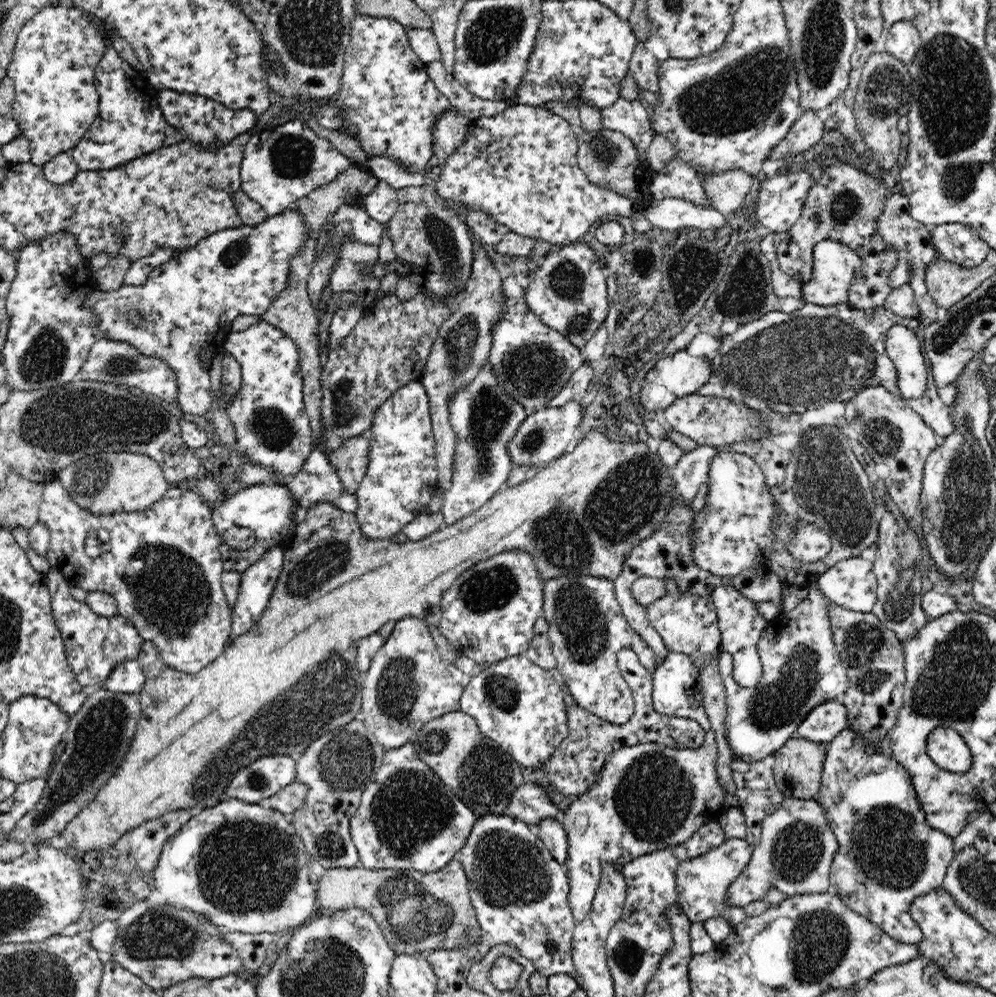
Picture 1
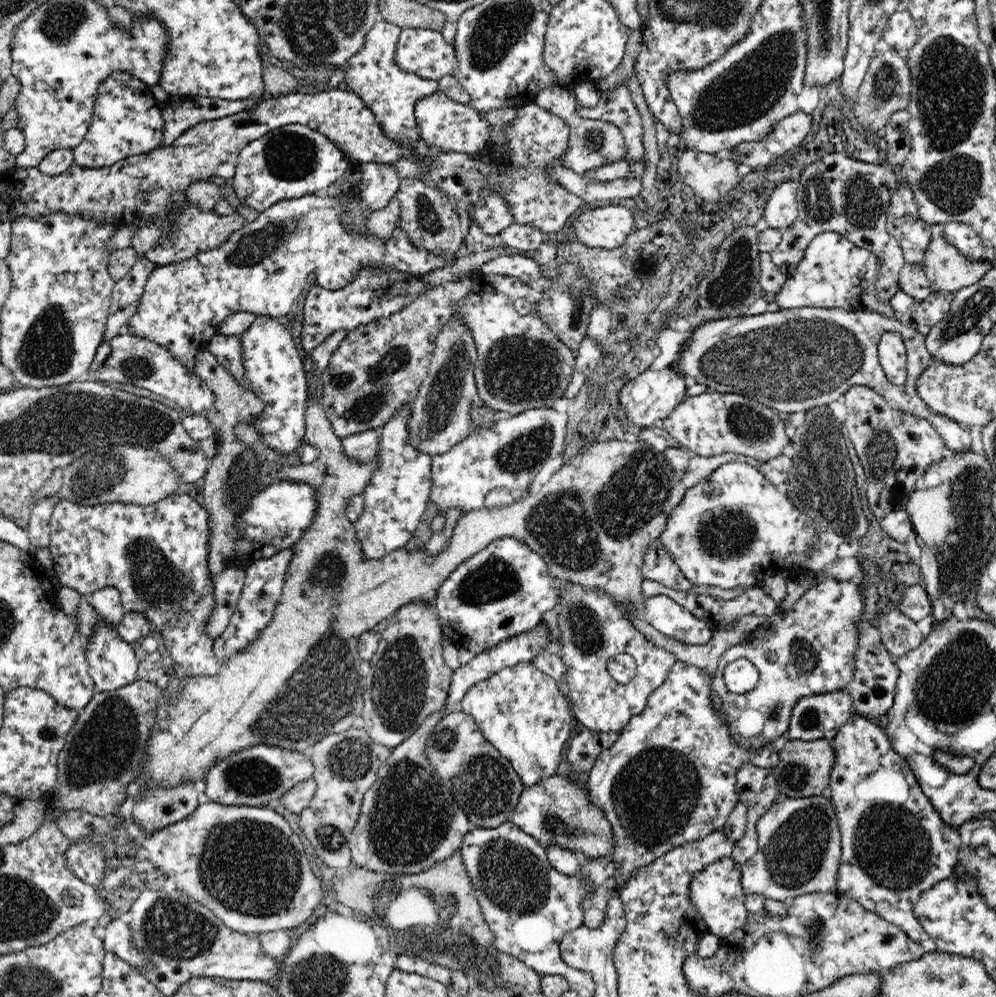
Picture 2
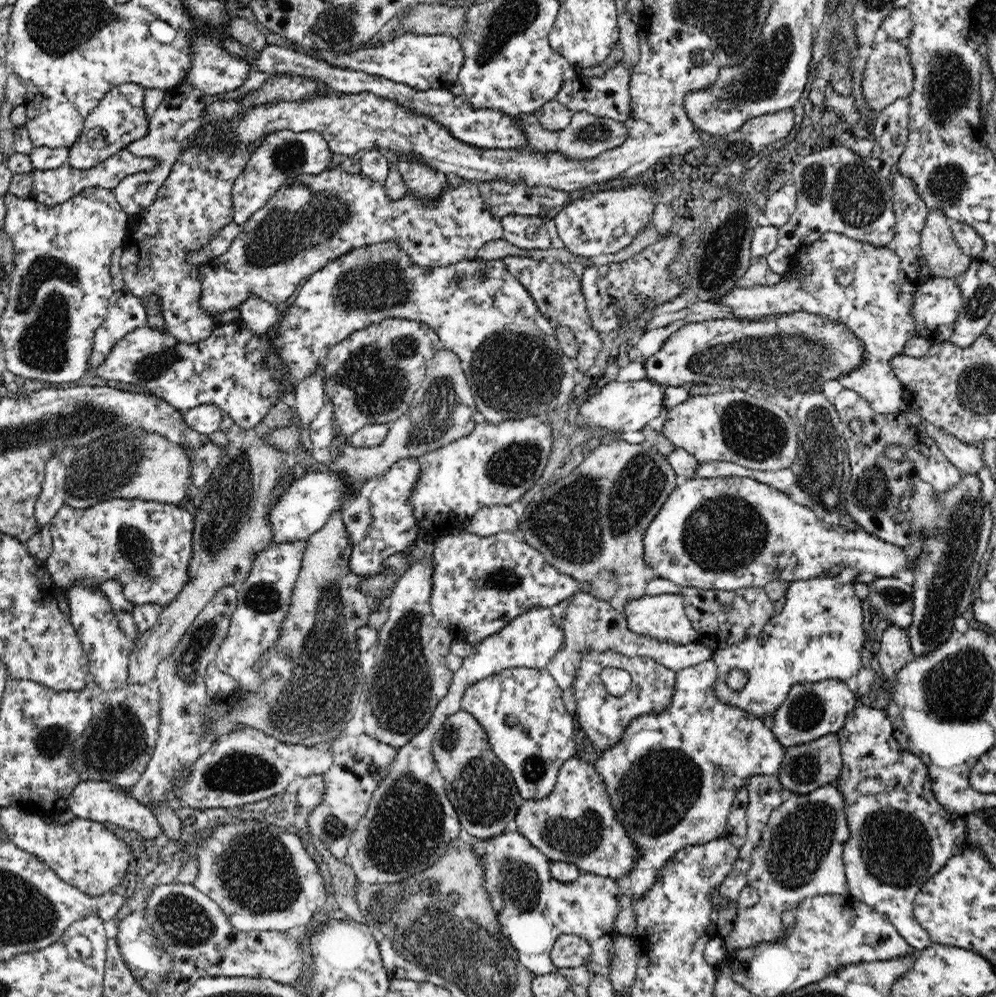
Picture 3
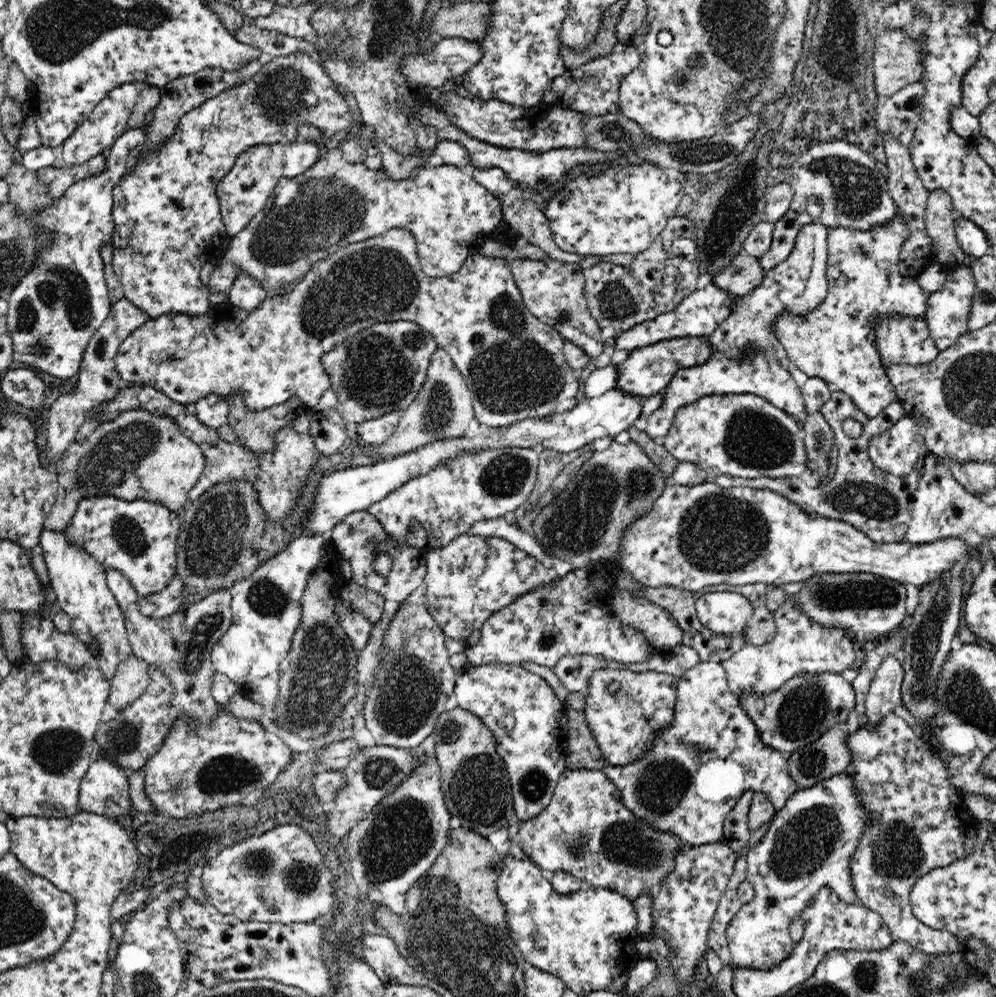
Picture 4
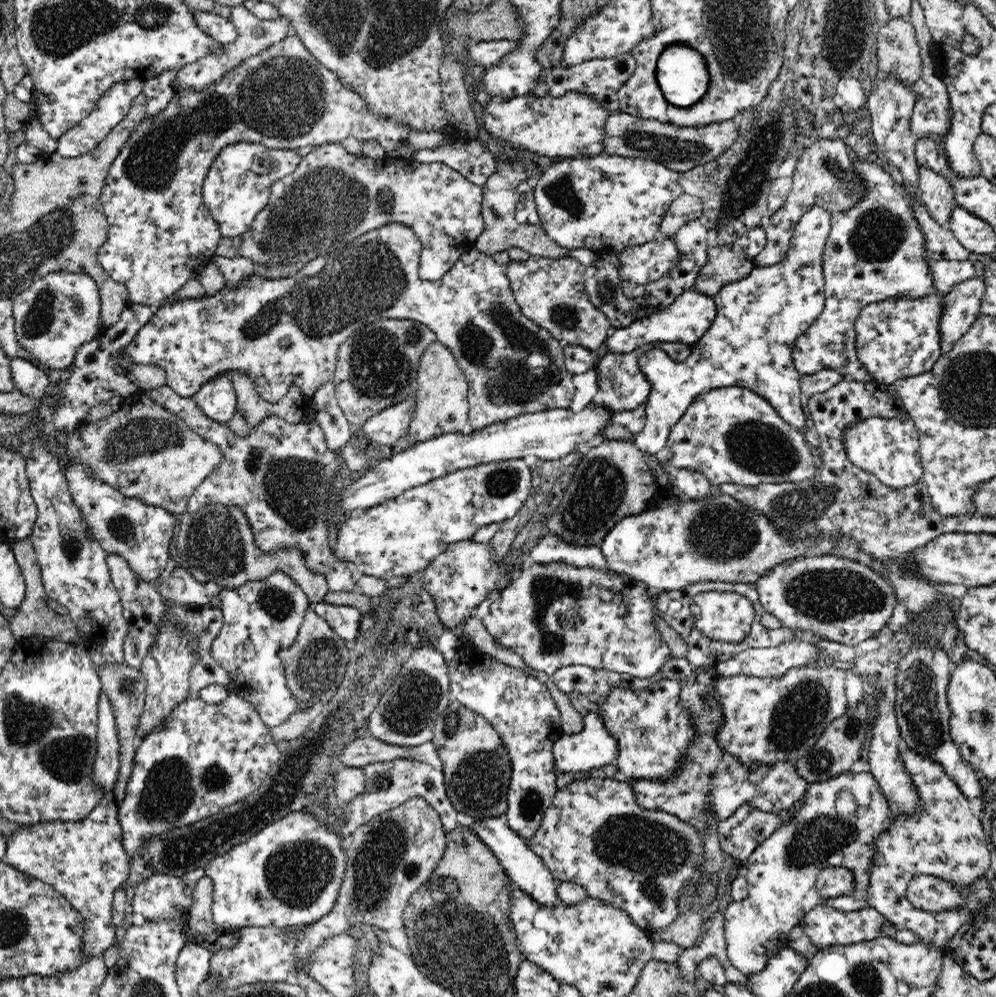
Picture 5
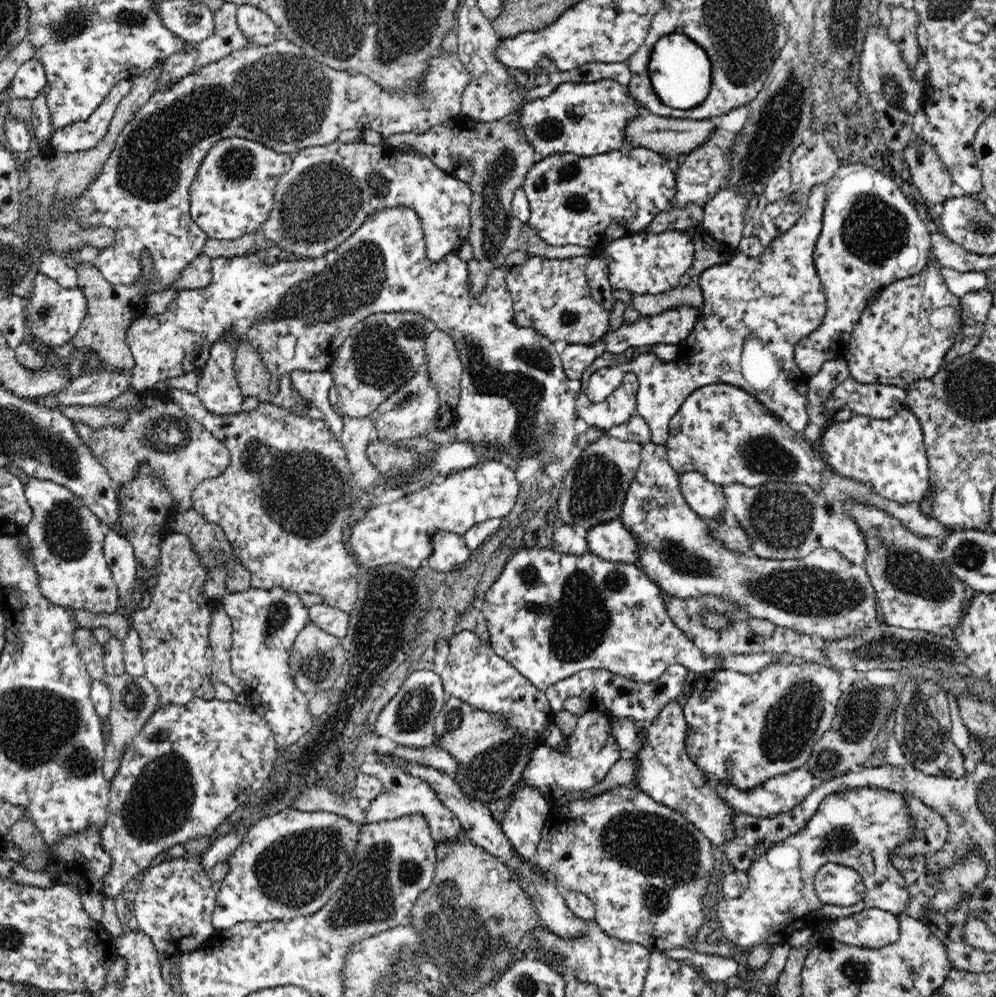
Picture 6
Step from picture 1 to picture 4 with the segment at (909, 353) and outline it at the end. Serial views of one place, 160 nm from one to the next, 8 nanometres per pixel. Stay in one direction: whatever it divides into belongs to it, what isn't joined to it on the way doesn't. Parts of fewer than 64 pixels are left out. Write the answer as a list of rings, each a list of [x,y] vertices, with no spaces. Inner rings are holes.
[[[897,206],[894,218],[890,218],[884,224],[876,224],[868,230],[854,230],[843,226],[829,227],[826,298],[816,310],[803,317],[782,313],[775,322],[775,336],[782,343],[790,362],[808,377],[818,377],[826,380],[826,383],[834,383],[838,391],[852,398],[854,405],[871,418],[878,417],[883,409],[897,399],[895,387],[882,367],[878,349],[874,345],[870,329],[872,316],[925,316],[928,310],[930,292],[924,290],[916,278],[908,278],[899,271],[899,254],[902,245],[909,239],[909,234],[903,214],[898,211]],[[711,282],[706,287],[696,289],[692,294],[682,299],[672,312],[661,314],[652,320],[636,324],[626,332],[617,335],[614,348],[615,350],[630,352],[671,338],[707,338],[716,330],[718,325],[722,324],[730,316],[730,306],[732,306],[732,295],[729,292],[722,291]]]

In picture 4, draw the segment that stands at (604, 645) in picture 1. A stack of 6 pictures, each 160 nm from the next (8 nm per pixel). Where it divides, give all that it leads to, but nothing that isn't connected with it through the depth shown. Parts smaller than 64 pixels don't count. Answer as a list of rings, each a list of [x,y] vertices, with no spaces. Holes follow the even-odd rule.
[[[598,669],[594,671],[590,679],[589,689],[586,692],[587,701],[583,713],[608,764],[626,766],[651,751],[655,738],[663,730],[666,730],[673,721],[677,703],[678,679],[671,674],[656,671],[646,671],[645,673],[636,673],[636,671],[630,671],[630,669]],[[612,681],[618,681],[619,690],[614,692],[608,690],[608,685]]]

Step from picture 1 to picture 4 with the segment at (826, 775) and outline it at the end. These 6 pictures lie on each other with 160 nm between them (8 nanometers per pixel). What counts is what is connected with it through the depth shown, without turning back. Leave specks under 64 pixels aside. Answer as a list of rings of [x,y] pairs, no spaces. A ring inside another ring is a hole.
[[[895,713],[886,715],[879,727],[869,729],[867,724],[847,738],[851,750],[851,770],[859,797],[871,812],[867,826],[850,859],[852,885],[858,903],[874,910],[890,930],[892,940],[904,941],[931,955],[951,955],[961,950],[962,940],[946,930],[930,929],[914,917],[910,894],[918,878],[934,868],[946,868],[954,862],[970,858],[973,840],[978,832],[978,819],[965,808],[963,794],[950,782],[947,764],[935,749],[916,736],[906,720]]]

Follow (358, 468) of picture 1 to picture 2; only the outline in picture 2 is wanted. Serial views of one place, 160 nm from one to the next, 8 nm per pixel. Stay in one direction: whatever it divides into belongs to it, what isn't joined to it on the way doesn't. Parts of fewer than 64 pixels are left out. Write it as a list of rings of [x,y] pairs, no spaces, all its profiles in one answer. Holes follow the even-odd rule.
[[[370,429],[342,439],[346,457],[356,462],[370,462],[377,456],[382,446],[380,429]]]

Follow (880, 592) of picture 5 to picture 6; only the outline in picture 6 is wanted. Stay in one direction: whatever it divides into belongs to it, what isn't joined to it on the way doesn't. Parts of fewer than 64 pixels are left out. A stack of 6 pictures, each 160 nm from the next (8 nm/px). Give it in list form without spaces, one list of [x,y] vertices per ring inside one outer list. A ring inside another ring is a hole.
[[[650,443],[642,447],[639,469],[626,490],[622,513],[617,518],[634,535],[638,547],[638,562],[634,564],[658,585],[667,598],[697,599],[716,595],[730,601],[734,609],[744,611],[748,618],[769,620],[777,627],[792,628],[819,640],[852,636],[876,618],[878,604],[868,573],[861,566],[846,561],[834,549],[816,549],[801,559],[770,560],[726,548],[713,537],[707,522],[684,500],[679,485],[680,473],[673,469],[667,455],[666,444]]]

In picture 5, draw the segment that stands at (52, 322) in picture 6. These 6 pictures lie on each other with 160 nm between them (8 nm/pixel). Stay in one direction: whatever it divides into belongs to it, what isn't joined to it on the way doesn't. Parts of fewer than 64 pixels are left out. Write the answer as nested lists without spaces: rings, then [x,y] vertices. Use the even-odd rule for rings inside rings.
[[[72,271],[51,272],[33,282],[12,301],[19,346],[38,358],[38,362],[54,368],[57,374],[69,371],[76,348],[100,332],[100,295],[90,275]]]

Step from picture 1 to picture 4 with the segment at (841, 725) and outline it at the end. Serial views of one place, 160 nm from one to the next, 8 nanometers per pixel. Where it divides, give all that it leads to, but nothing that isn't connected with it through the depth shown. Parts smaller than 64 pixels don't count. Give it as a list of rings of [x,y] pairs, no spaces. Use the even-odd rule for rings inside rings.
[[[800,672],[786,680],[778,690],[768,694],[742,690],[738,703],[744,713],[754,721],[764,745],[788,756],[795,750],[817,741],[838,722],[845,722],[848,712],[854,708],[854,690],[841,673],[810,674]]]

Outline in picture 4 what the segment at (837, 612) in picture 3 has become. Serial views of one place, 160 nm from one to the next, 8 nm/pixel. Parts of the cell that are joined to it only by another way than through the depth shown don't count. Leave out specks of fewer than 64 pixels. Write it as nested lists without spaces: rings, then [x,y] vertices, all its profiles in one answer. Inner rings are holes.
[[[788,601],[783,602],[774,617],[777,633],[772,642],[756,646],[750,641],[745,641],[739,652],[721,662],[727,674],[729,689],[734,694],[740,694],[742,690],[768,694],[772,690],[778,690],[786,680],[794,678],[800,672],[842,673],[854,664],[856,656],[852,646],[853,640],[846,635],[846,631],[822,627]]]

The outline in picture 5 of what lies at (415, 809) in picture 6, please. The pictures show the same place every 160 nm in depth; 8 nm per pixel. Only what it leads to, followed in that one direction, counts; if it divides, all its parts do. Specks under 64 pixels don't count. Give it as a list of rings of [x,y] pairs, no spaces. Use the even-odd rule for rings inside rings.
[[[394,759],[370,763],[363,767],[363,771],[367,778],[367,791],[340,809],[339,813],[346,814],[345,820],[353,820],[357,826],[362,826],[375,816],[395,809],[414,797],[422,797],[438,813],[444,835],[453,831],[461,823],[462,817],[448,798],[445,776],[437,763],[430,760]]]

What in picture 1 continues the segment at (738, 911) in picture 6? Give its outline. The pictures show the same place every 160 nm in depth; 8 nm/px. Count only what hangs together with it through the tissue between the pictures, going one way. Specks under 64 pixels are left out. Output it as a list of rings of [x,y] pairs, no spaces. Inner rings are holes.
[[[785,798],[761,825],[761,838],[753,847],[749,864],[728,890],[730,905],[744,908],[753,901],[762,900],[771,886],[787,898],[833,890],[829,878],[839,842],[816,799]]]

